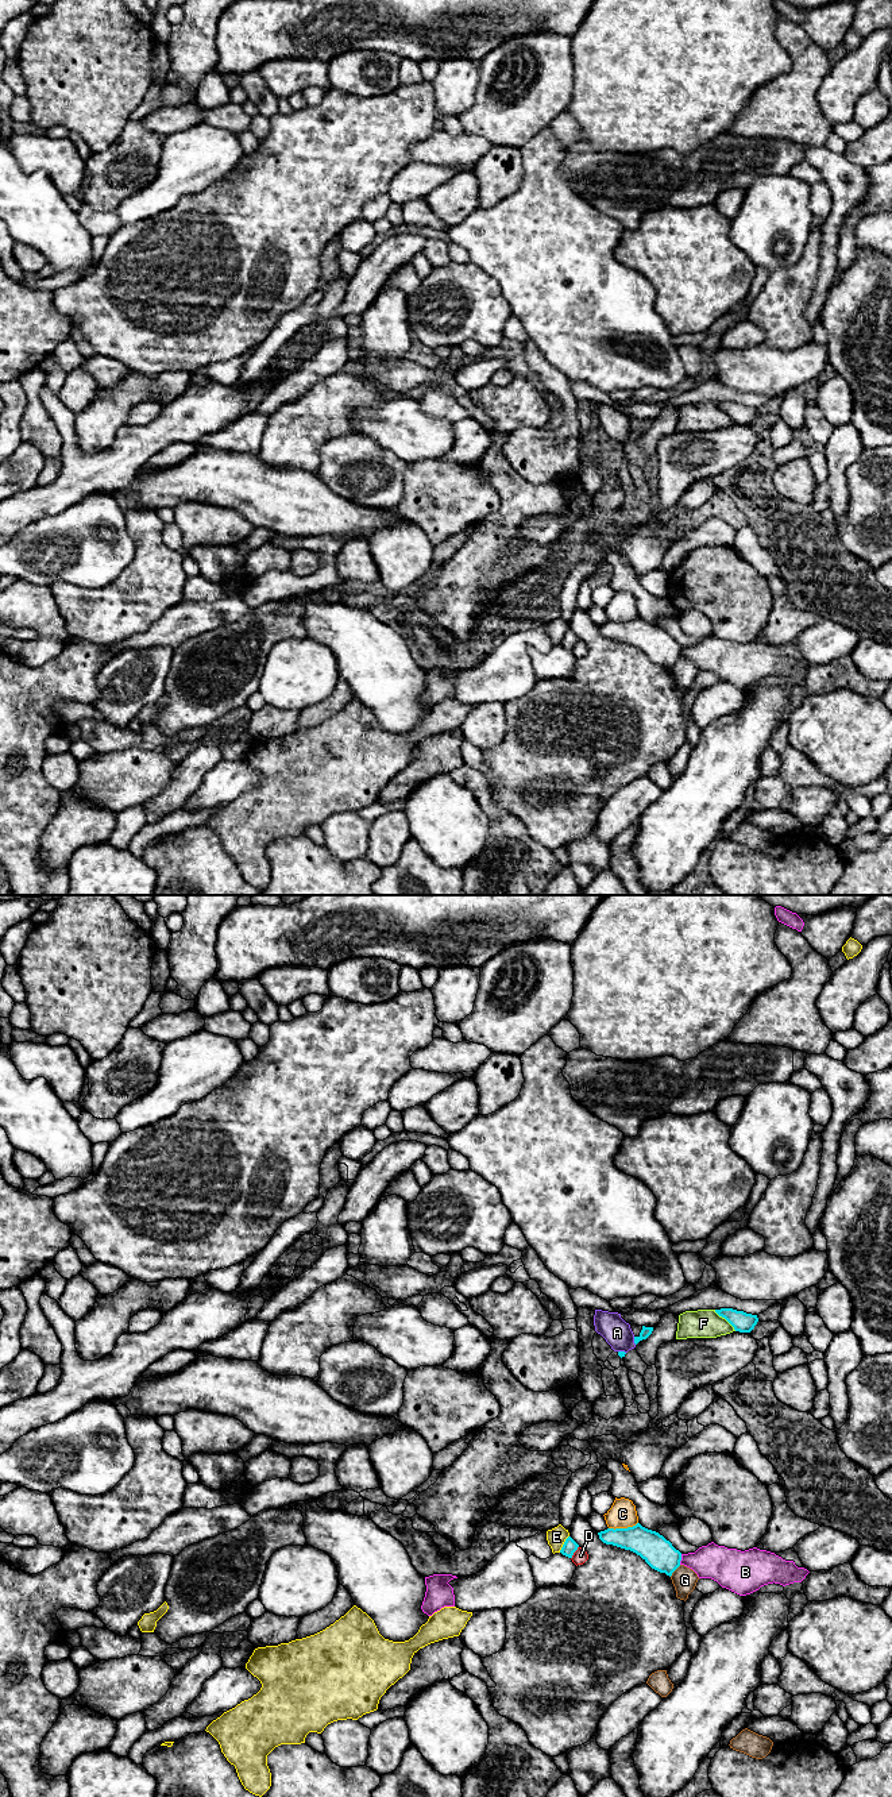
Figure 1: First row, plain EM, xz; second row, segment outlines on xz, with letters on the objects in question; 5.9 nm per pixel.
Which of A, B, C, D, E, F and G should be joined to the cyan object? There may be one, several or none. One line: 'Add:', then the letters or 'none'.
Add: none

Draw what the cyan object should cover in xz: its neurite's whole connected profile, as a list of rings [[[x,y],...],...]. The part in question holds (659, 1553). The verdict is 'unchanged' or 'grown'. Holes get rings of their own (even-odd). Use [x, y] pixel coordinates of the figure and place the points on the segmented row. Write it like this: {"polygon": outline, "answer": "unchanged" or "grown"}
{"polygon": [[[640,1523],[628,1528],[607,1528],[598,1535],[603,1543],[636,1553],[652,1569],[669,1577],[680,1566],[681,1553],[663,1535]]], "answer": "unchanged"}

